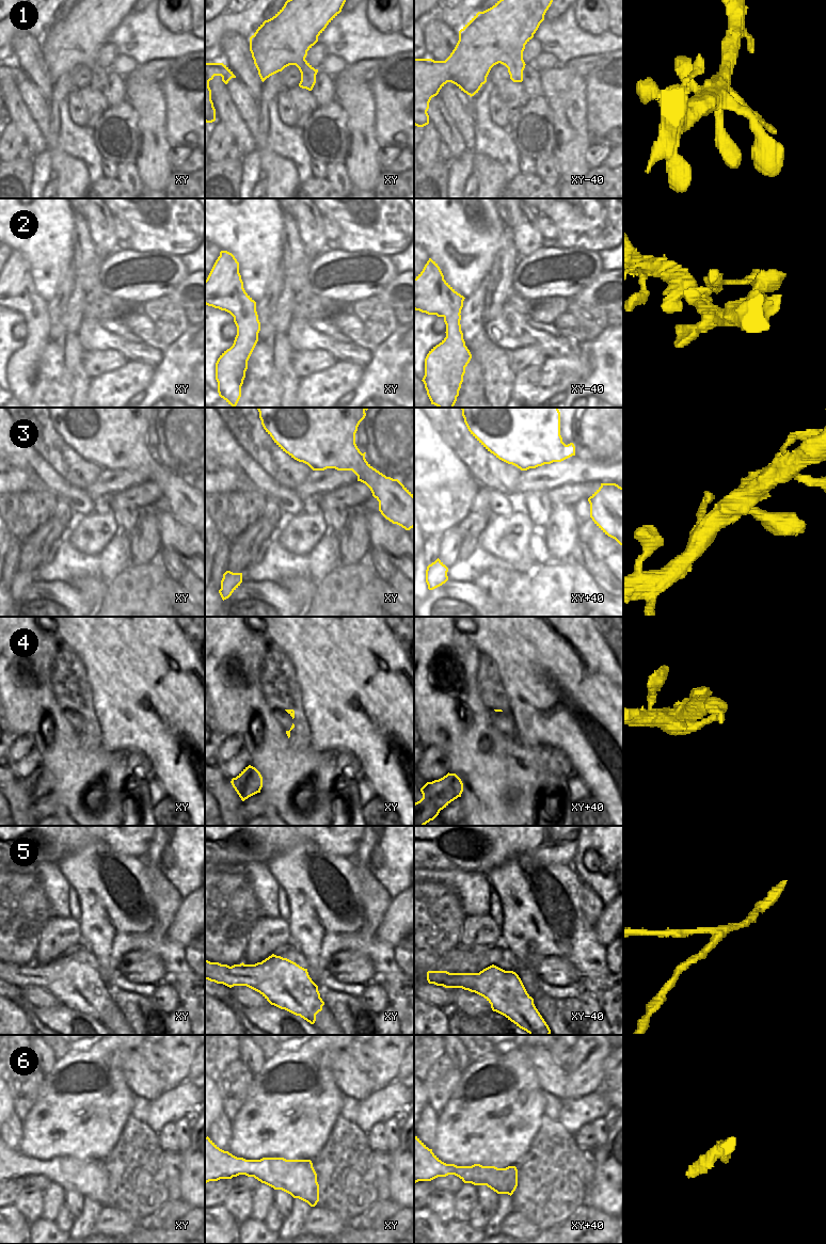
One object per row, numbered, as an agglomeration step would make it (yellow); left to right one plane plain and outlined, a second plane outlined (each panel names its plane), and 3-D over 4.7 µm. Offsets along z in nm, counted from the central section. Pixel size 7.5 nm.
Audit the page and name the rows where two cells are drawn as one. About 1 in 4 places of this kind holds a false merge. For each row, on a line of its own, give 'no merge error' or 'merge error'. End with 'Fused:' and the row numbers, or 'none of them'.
1: no merge error
2: merge error
3: no merge error
4: no merge error
5: no merge error
6: no merge error
Fused: 2

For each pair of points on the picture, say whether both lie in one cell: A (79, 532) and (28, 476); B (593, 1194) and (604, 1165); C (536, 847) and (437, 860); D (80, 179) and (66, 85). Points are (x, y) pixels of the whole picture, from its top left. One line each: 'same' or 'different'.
A: different
B: same
C: same
D: same

